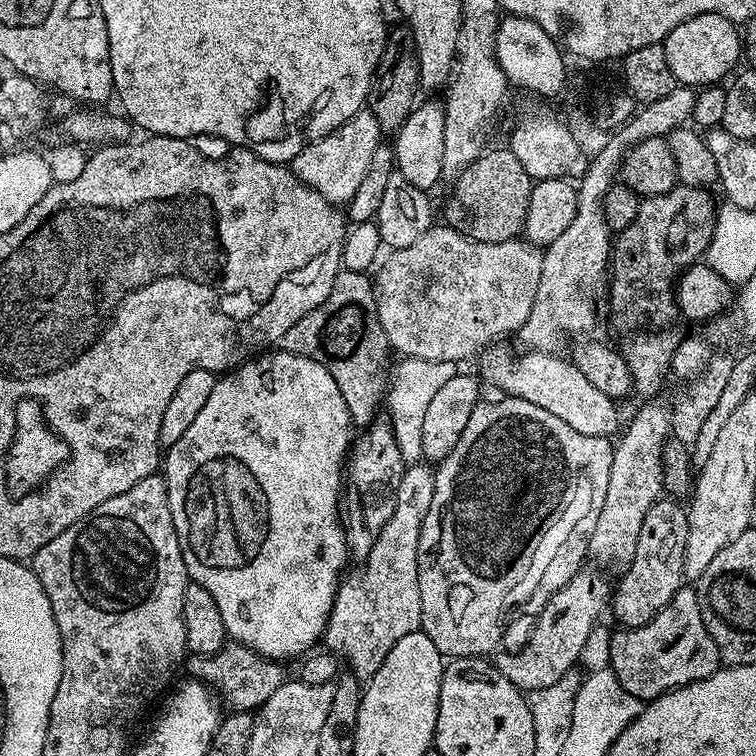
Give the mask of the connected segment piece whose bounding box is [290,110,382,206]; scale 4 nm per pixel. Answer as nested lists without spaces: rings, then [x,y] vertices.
[[[362,110],[328,136],[306,145],[291,160],[290,167],[307,188],[322,194],[322,198],[326,198],[332,204],[344,206],[350,198],[354,198],[359,184],[362,183],[362,177],[374,159],[376,145],[381,143],[381,140],[382,133],[378,126],[378,118],[374,118],[371,110]]]

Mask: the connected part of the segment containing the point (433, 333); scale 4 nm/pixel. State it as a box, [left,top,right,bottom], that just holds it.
[374,224,542,363]

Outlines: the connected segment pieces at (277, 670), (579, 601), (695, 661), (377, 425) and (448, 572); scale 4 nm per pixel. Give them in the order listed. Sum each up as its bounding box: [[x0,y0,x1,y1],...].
[[186,642,286,713],[494,573,610,694],[607,586,722,702],[344,418,406,562],[418,396,614,658]]

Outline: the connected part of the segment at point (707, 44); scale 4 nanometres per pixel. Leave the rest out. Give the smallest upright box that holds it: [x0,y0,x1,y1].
[662,14,742,90]

